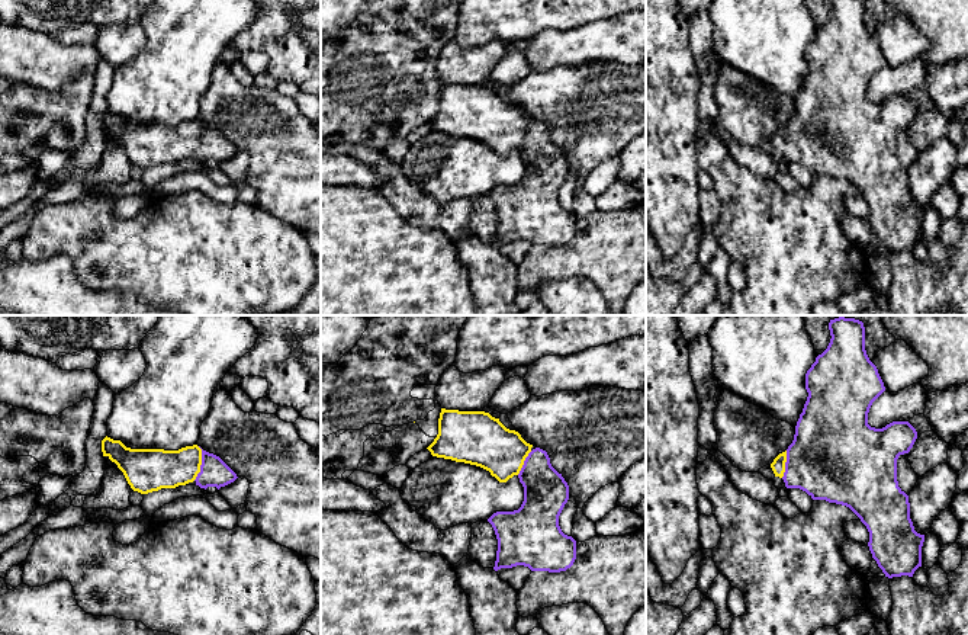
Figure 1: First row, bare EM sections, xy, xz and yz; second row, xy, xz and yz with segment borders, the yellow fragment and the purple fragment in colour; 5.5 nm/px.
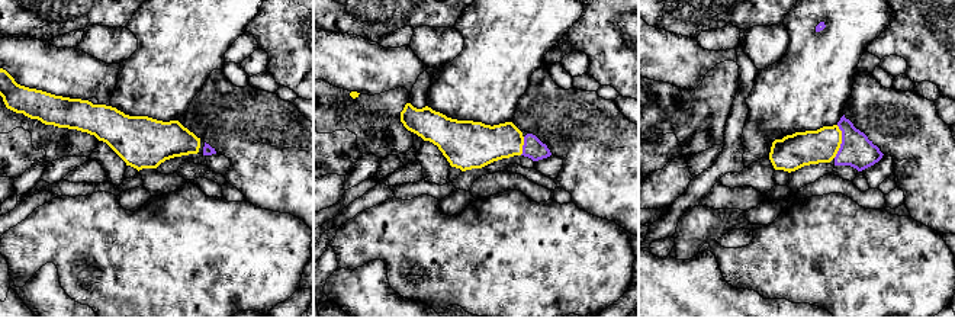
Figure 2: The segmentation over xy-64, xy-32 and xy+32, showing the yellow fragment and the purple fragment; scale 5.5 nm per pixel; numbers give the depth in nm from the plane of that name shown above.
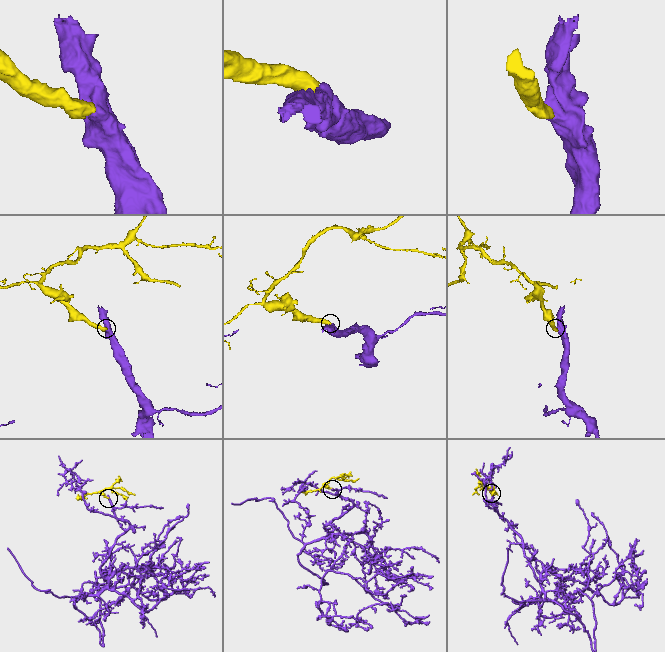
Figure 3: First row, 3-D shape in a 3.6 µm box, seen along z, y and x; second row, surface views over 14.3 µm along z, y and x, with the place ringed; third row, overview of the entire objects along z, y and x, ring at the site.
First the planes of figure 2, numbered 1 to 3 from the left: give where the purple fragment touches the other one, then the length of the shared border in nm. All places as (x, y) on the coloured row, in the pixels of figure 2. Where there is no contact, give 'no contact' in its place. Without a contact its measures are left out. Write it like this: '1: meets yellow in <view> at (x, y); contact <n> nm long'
1: no contact
2: meets yellow in xy-32 at (523, 144); contact 110 nm long
3: meets yellow in xy+32 at (841, 141); contact 190 nm long

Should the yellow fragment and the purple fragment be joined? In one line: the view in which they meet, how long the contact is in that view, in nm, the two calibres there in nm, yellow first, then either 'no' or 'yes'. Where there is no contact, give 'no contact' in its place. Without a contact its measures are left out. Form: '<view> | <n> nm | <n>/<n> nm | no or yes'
xy | 190 nm | 220/160 nm | yes

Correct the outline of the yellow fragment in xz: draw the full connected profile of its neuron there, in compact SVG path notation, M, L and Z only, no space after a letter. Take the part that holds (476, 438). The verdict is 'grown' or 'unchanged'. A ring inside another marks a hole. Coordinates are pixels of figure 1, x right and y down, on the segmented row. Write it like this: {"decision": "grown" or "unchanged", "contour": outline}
{"decision": "grown", "contour": "M441 408L438 434L427 448L432 456L480 466L499 482L517 475L524 487L524 501L518 510L496 511L492 525L498 551L493 570L528 567L531 571L560 573L576 559L576 541L562 532L559 516L569 500L569 485L550 464L546 450L533 448L515 430L506 429L499 418L485 411L459 411Z"}

